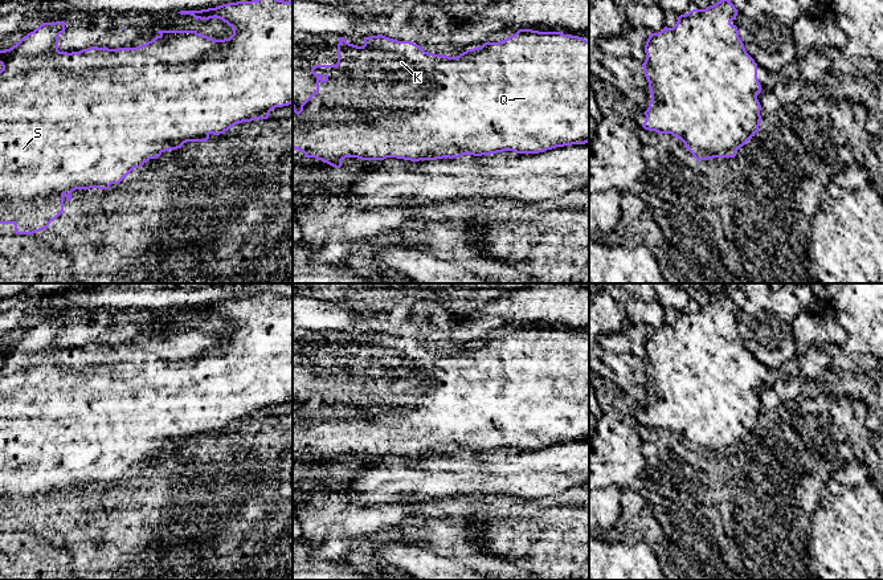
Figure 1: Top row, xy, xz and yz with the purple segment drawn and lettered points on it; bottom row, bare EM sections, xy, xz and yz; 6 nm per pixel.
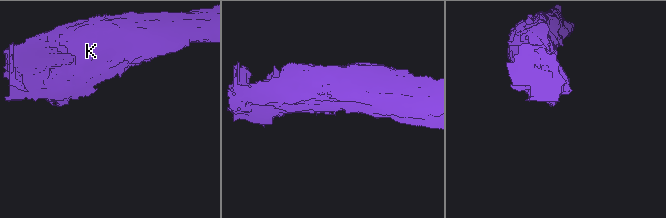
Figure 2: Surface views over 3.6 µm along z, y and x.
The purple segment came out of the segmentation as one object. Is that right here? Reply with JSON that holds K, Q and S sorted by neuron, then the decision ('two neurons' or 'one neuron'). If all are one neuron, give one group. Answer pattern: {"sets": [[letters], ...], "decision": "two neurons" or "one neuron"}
{"sets": [["K", "Q", "S"]], "decision": "one neuron"}

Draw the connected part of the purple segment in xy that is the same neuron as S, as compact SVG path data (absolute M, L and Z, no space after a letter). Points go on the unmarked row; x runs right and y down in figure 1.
M263 293L252 298L237 298L201 307L180 307L196 316L220 315L226 319L233 331L229 335L213 336L197 327L159 327L158 332L136 344L109 346L91 343L79 348L60 348L58 334L65 328L65 318L44 319L24 332L16 342L0 347L0 520L13 520L16 531L33 531L46 526L61 510L64 498L71 497L75 486L109 486L119 481L134 465L140 465L150 456L163 449L181 445L187 438L207 438L209 432L220 432L237 420L267 416L275 404L293 400L293 297L283 298Z

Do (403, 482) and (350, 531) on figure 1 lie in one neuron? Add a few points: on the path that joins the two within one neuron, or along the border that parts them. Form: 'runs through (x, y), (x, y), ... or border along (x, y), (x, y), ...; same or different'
border along (350, 493), (355, 501), (363, 505), (409, 501); different

